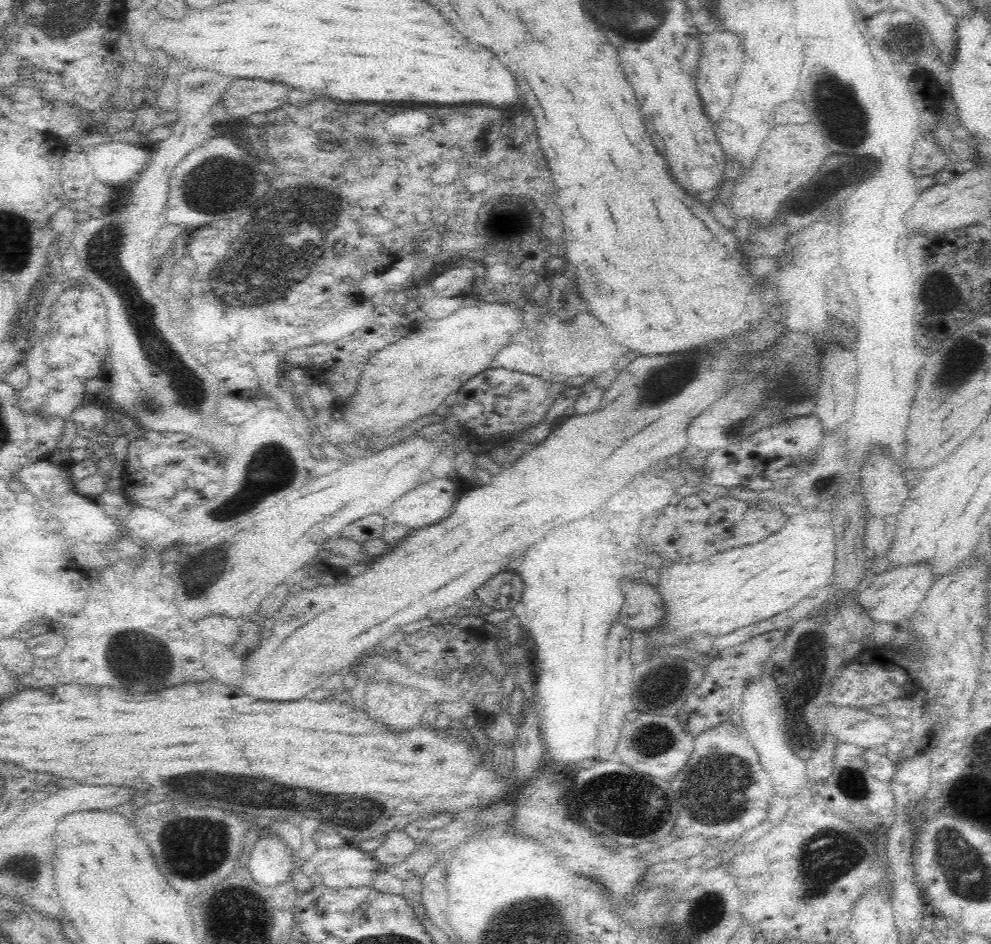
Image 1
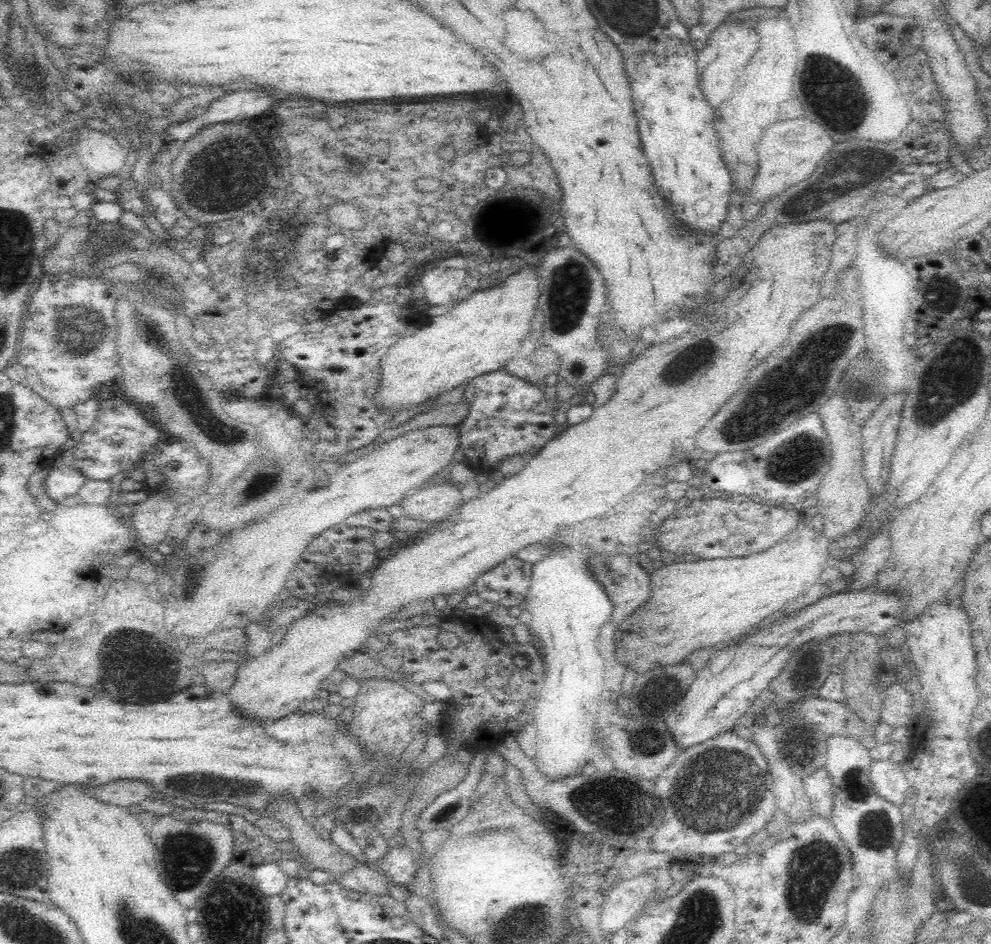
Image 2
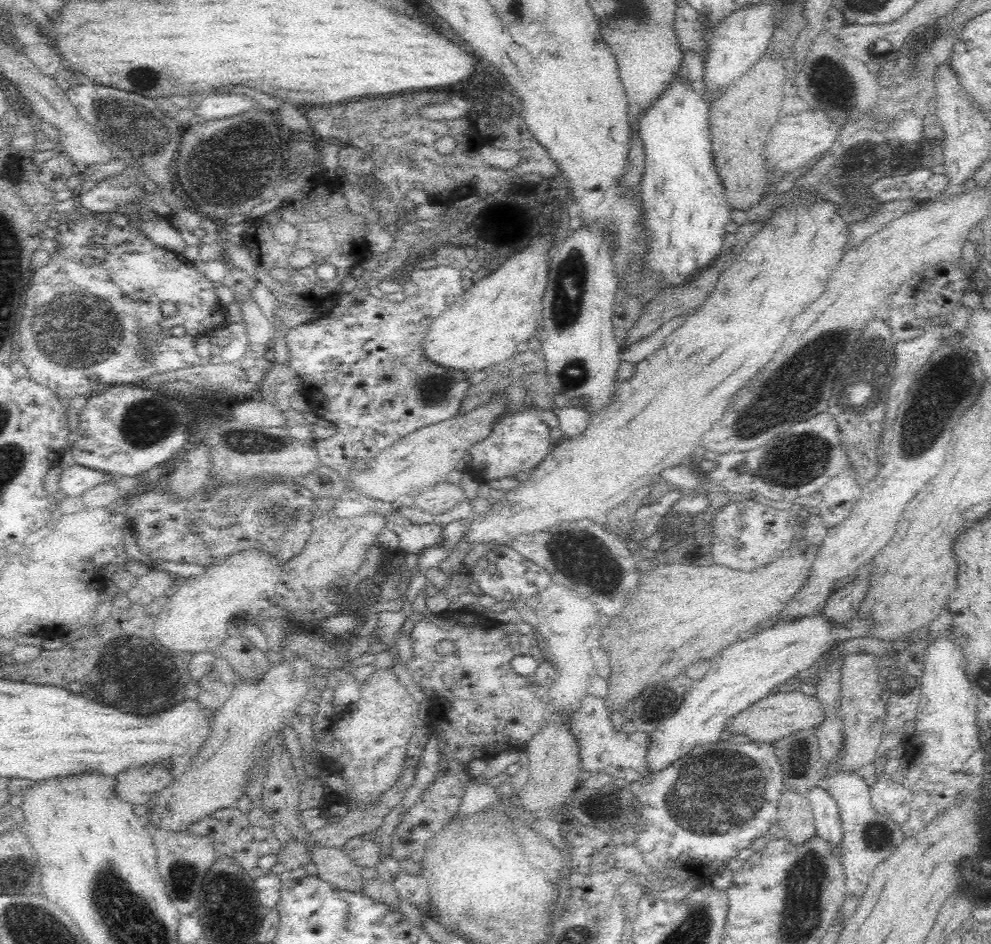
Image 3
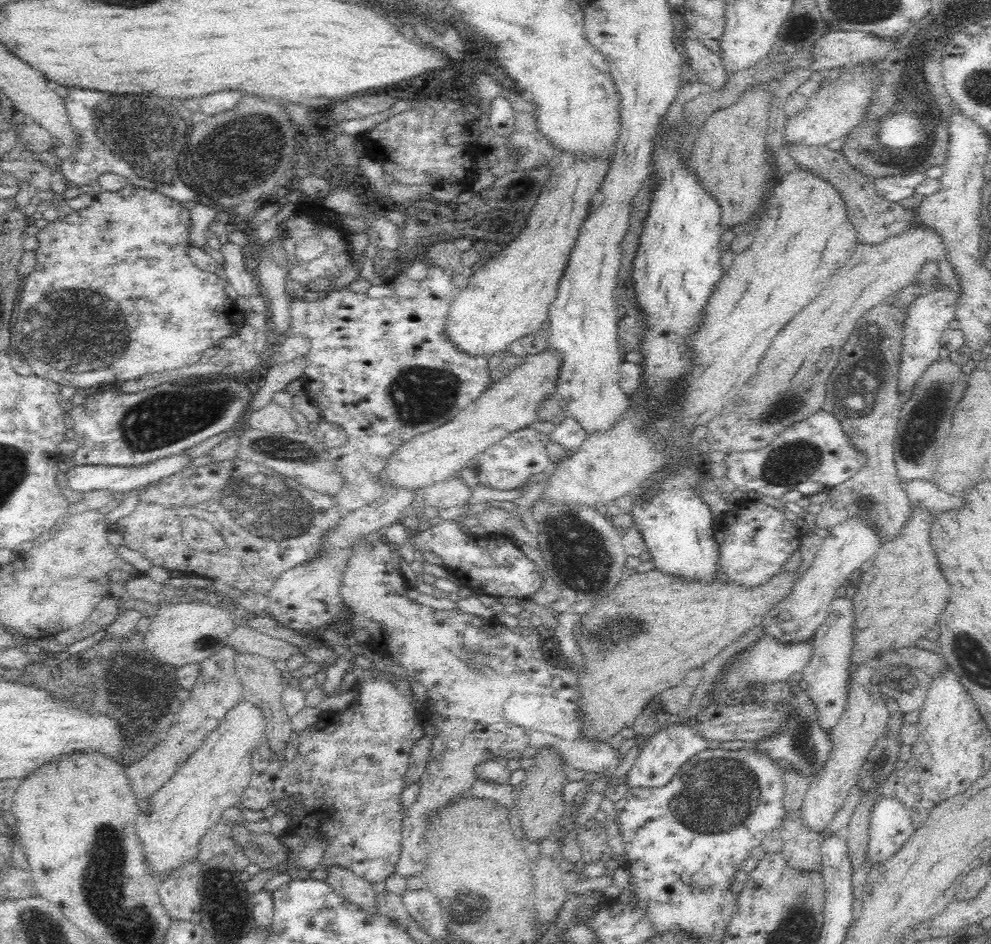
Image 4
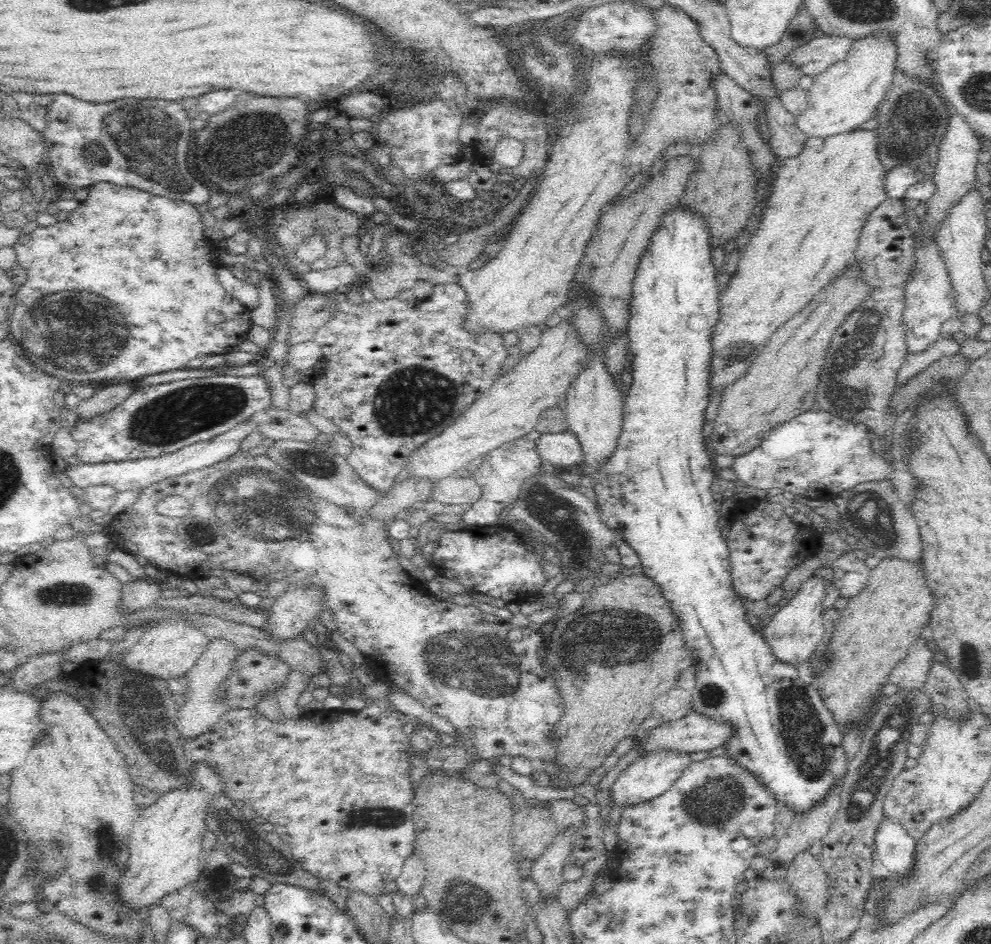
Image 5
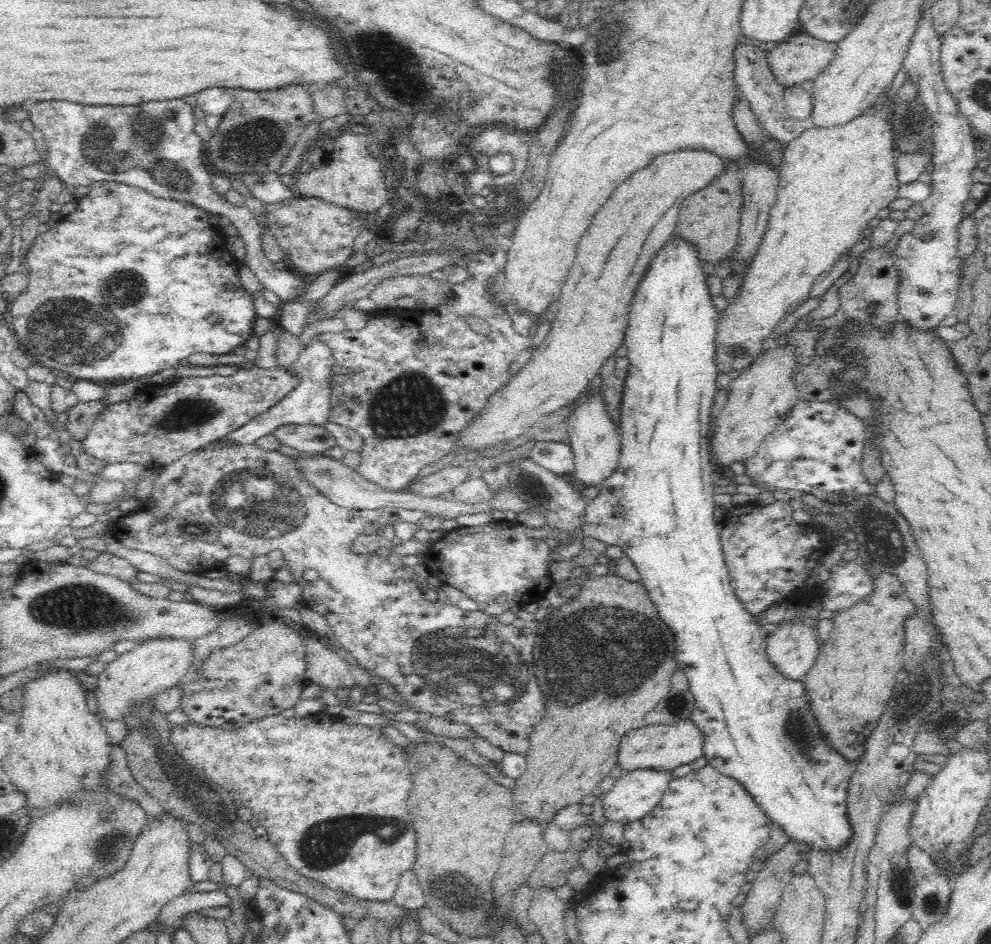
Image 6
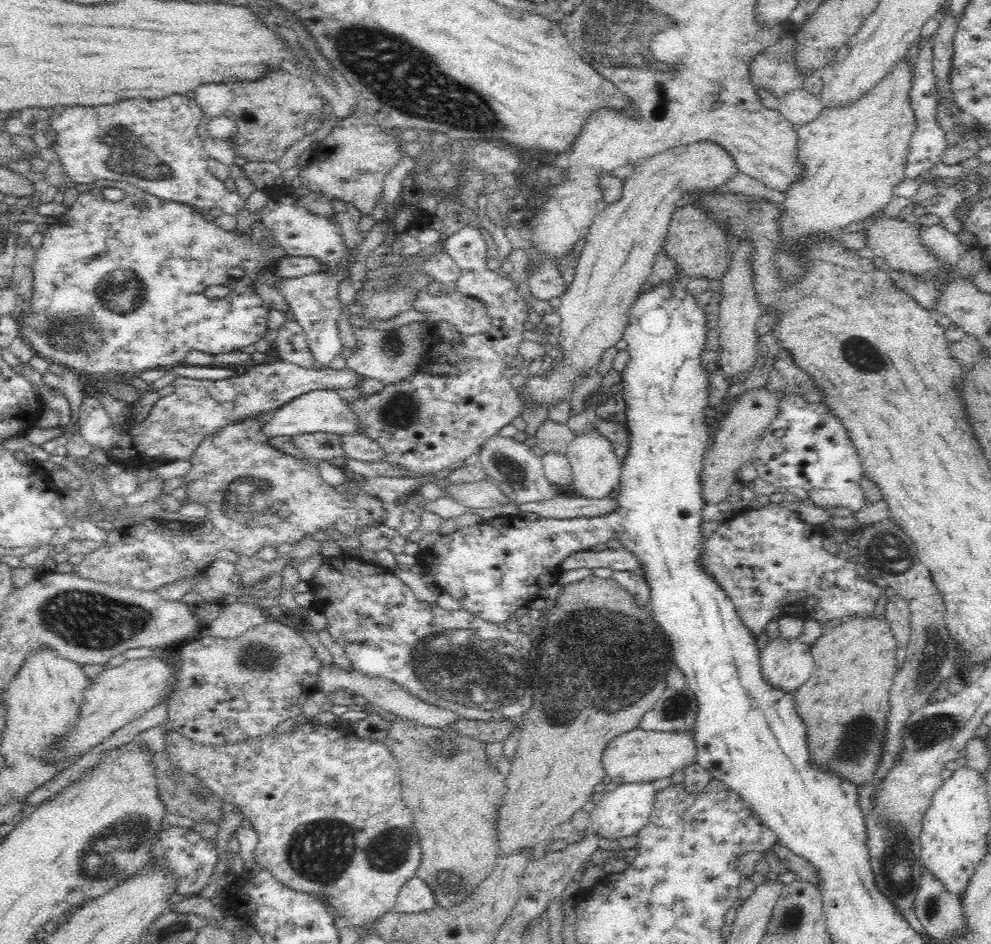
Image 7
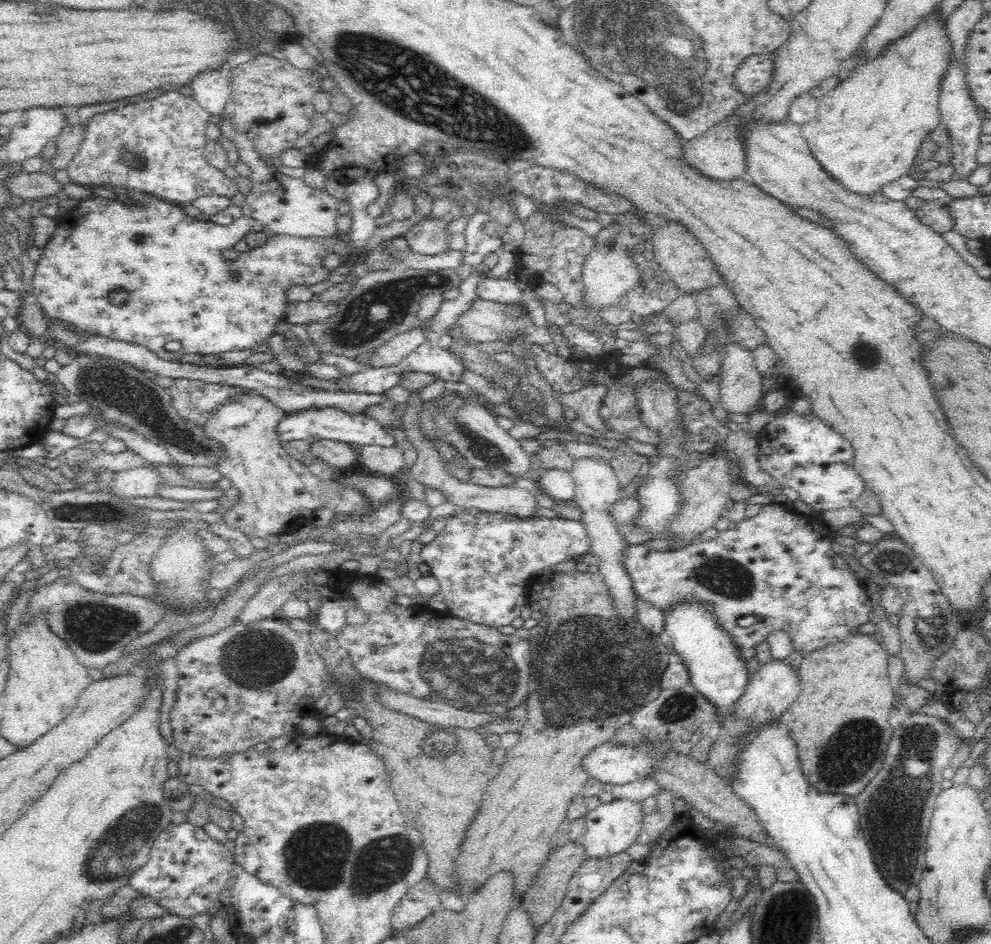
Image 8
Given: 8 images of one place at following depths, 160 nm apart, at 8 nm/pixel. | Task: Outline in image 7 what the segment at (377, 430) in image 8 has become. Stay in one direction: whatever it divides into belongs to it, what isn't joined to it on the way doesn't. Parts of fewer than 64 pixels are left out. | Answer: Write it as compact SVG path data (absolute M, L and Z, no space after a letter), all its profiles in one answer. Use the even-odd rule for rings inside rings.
M318 388L300 394L298 398L279 406L274 415L262 424L260 433L271 436L294 436L302 432L333 432L334 434L358 434L356 415L352 413L346 401L338 396L335 390Z

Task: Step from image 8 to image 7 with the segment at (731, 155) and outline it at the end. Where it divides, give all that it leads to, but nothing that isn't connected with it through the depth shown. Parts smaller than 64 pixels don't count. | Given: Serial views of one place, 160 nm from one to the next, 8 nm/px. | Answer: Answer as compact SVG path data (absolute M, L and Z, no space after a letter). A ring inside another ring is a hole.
M708 141L671 148L646 160L641 160L627 169L623 174L620 198L607 204L587 229L583 252L580 252L577 260L572 282L559 296L560 304L556 312L560 315L562 323L556 333L557 346L552 346L550 350L554 354L554 368L550 372L542 372L540 376L530 374L526 377L524 394L528 395L528 398L522 400L522 413L525 409L535 411L538 407L549 408L562 400L569 400L576 381L586 376L588 369L597 368L602 354L623 338L624 329L629 324L629 309L638 298L646 279L652 274L654 259L664 250L672 214L677 209L679 201L686 194L696 191L716 190L737 173L739 171L736 163L728 155L728 151Z

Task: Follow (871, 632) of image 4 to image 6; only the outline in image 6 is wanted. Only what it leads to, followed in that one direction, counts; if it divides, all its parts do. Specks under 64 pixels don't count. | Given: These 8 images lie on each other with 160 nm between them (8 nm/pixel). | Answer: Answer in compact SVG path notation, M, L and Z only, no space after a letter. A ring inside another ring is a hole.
M876 572L872 577L872 592L851 607L839 610L833 619L833 630L825 640L818 654L818 660L805 675L804 687L816 721L826 740L851 762L864 752L864 744L875 730L886 704L891 698L896 675L902 670L904 651L904 623L912 615L918 614L916 605L905 591L903 582L891 572Z

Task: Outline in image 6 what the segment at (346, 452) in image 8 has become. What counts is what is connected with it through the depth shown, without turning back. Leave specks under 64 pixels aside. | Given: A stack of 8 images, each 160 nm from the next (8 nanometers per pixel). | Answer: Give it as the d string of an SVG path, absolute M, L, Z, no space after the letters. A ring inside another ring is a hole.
M282 424L270 433L280 441L280 444L309 455L323 453L337 445L332 433L318 424Z

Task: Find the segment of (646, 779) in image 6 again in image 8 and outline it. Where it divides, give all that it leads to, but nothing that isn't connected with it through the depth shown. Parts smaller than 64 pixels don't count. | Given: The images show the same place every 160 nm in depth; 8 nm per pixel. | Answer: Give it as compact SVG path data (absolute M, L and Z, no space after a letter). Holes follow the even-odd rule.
M611 799L608 803L602 803L584 816L587 826L586 832L581 835L580 843L584 847L588 857L604 858L618 852L624 852L629 846L636 843L636 838L642 830L645 810L640 801L627 799Z

